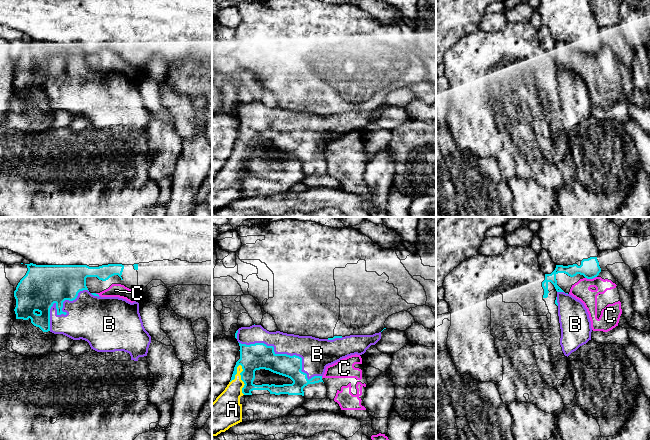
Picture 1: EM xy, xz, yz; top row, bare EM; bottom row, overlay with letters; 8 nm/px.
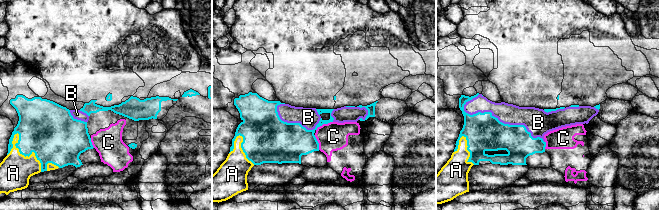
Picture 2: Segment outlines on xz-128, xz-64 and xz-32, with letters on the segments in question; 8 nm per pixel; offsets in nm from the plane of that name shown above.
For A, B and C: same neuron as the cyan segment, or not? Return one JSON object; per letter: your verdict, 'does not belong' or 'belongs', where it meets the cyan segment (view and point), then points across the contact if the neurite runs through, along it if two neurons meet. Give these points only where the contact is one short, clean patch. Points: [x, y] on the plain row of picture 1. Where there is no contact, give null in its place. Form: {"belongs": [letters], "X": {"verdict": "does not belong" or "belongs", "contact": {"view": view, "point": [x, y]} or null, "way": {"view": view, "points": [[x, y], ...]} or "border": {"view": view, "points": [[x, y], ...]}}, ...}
{"belongs": ["A", "B"], "A": {"verdict": "belongs", "contact": {"view": "xz", "point": [241, 155]}}, "B": {"verdict": "belongs", "contact": {"view": "xz", "point": [286, 130]}}, "C": {"verdict": "does not belong", "contact": {"view": "yz", "point": [590, 54]}, "border": {"view": "yz", "points": [[596, 52], [585, 54]]}}}

